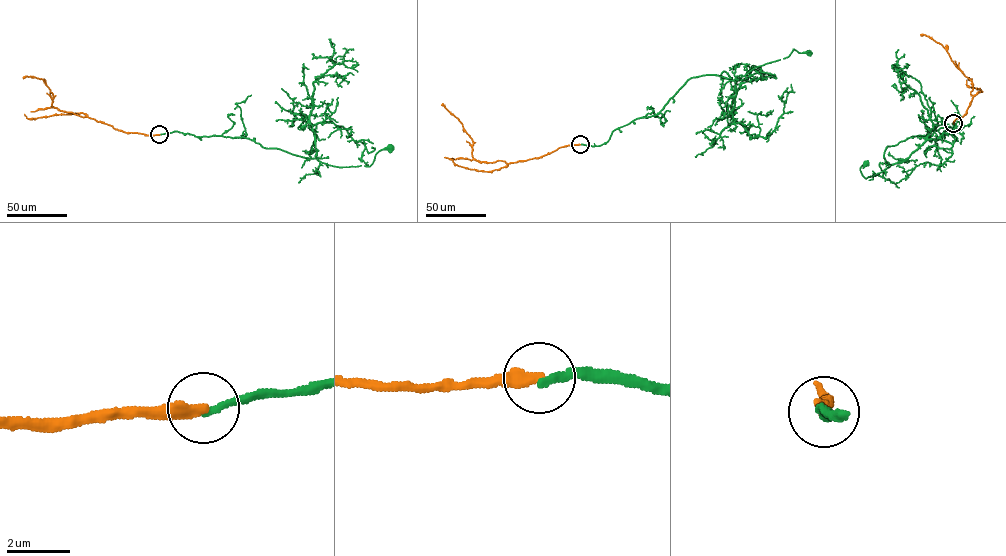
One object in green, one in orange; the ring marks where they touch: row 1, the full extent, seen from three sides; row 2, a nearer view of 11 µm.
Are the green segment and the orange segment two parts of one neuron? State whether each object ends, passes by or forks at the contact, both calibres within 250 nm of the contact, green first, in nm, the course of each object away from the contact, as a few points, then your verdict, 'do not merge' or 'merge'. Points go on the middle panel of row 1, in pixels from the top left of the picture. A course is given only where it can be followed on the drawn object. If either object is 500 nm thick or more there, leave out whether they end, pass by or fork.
green ends there; orange ends there; 240 nm thick on the green side, 360 nm on the other; green runs (580, 144), (599, 146), (617, 128), (657, 115), (691, 78), (736, 81), (793, 49), (809, 52); orange runs (580, 144), (566, 145), (538, 158), (508, 163), (479, 162), (472, 156), (472, 140), (460, 122), (441, 105); do not merge

